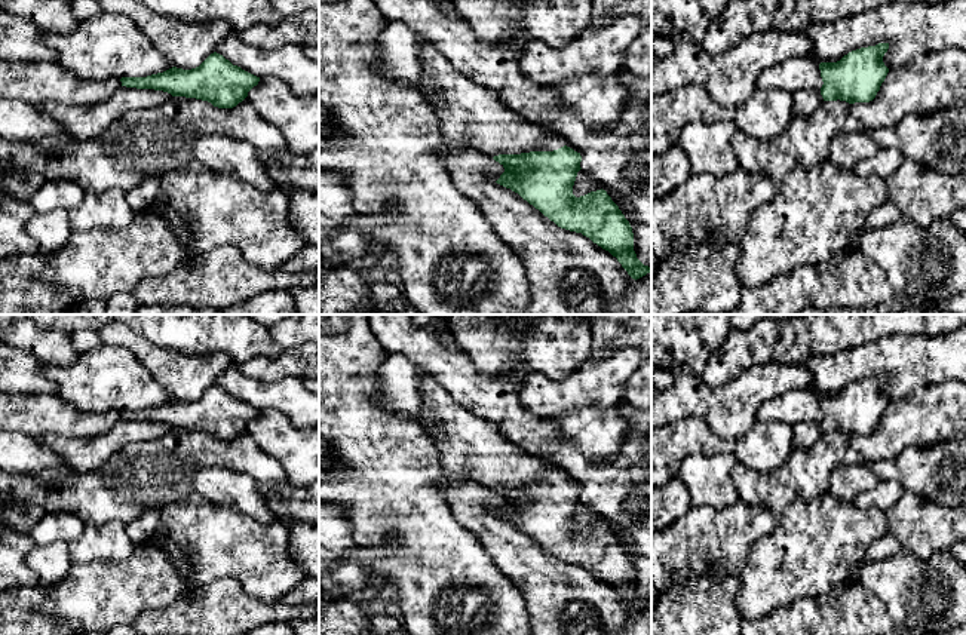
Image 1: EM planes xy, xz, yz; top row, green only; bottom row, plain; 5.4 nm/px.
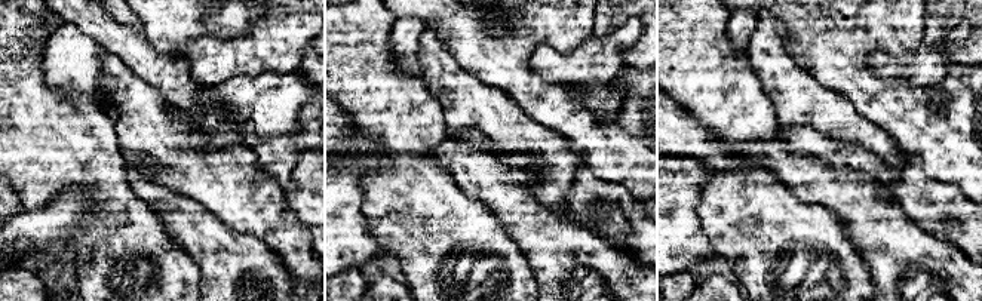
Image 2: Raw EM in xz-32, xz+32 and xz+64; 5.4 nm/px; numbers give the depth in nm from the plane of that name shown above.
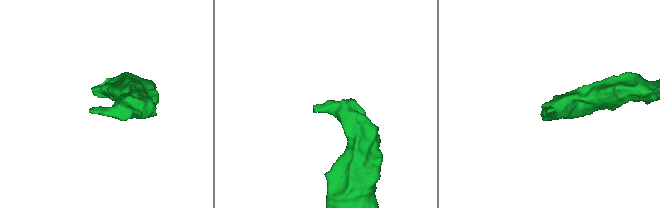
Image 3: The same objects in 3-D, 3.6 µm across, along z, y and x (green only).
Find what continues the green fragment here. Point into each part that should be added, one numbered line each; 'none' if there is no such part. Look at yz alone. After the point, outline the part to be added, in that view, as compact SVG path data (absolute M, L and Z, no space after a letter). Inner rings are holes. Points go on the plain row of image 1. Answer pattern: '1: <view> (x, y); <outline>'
1: yz (806, 433); M813 420L800 421L792 430L795 450L813 447L824 435L821 423Z

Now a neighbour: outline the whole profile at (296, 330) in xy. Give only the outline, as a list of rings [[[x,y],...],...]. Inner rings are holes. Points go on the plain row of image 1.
[[[288,315],[269,331],[282,349],[297,349],[307,343],[319,347],[319,315]]]

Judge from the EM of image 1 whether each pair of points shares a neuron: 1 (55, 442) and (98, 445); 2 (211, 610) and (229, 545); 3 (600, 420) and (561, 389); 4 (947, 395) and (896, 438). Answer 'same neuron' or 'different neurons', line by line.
1: same neuron
2: different neurons
3: different neurons
4: same neuron

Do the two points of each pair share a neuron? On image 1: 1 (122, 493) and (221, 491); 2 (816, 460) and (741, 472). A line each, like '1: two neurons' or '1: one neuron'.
1: two neurons
2: one neuron

